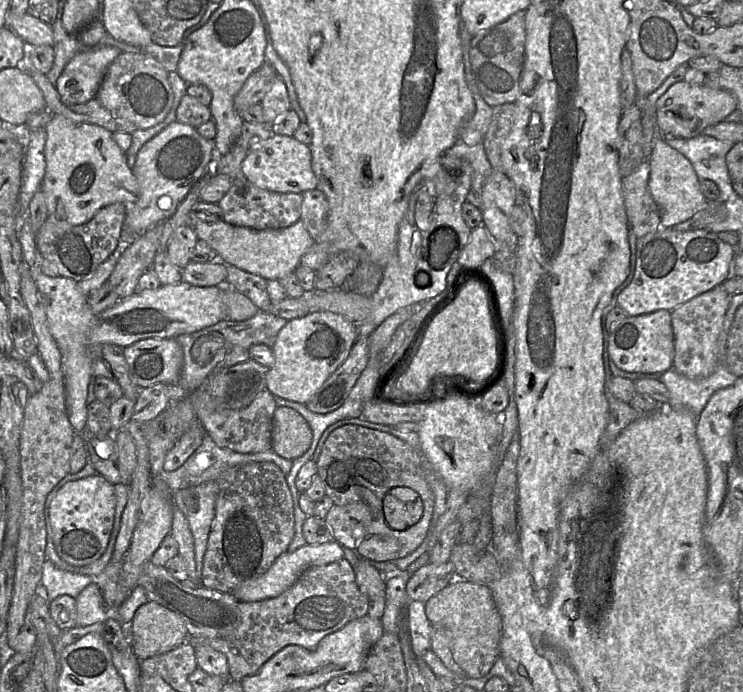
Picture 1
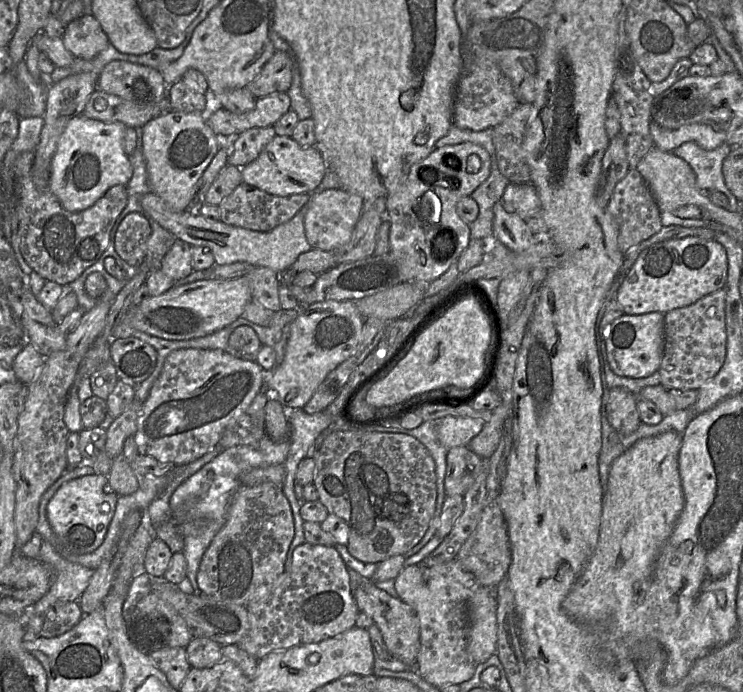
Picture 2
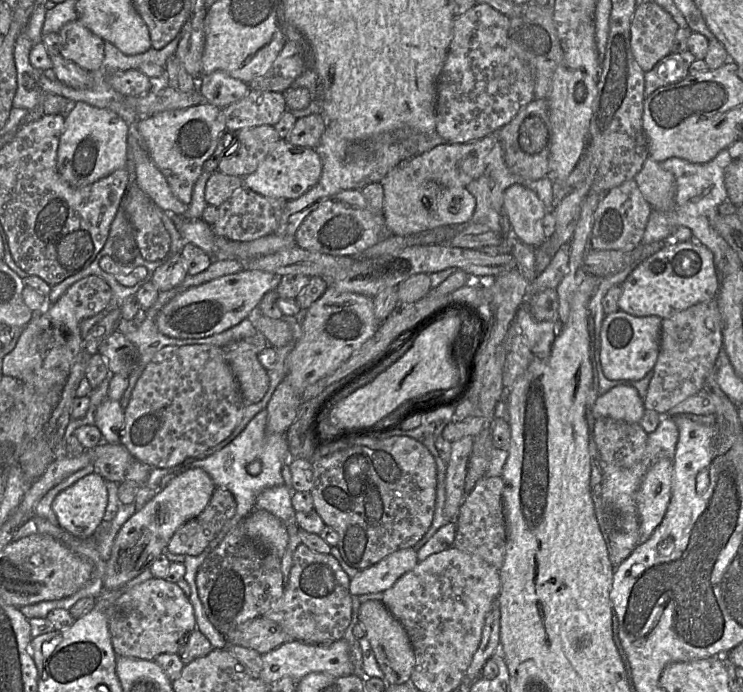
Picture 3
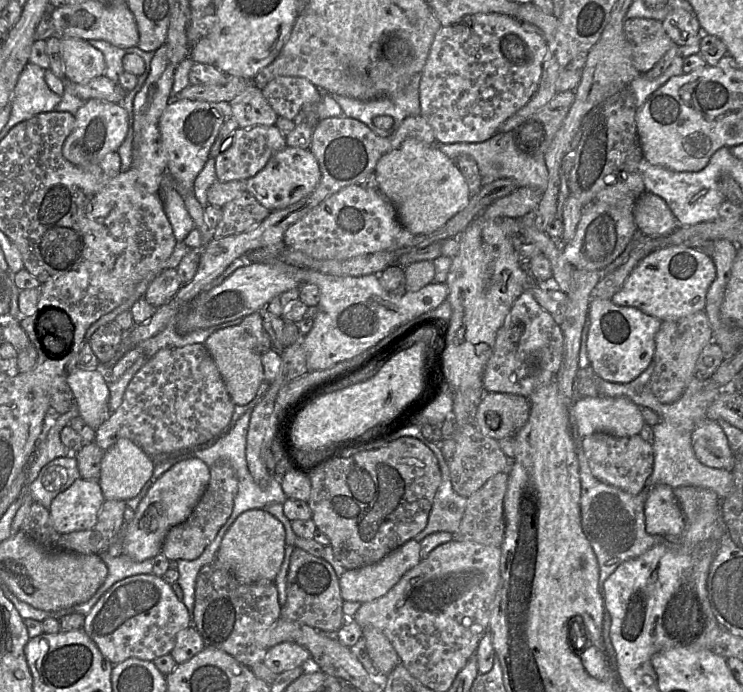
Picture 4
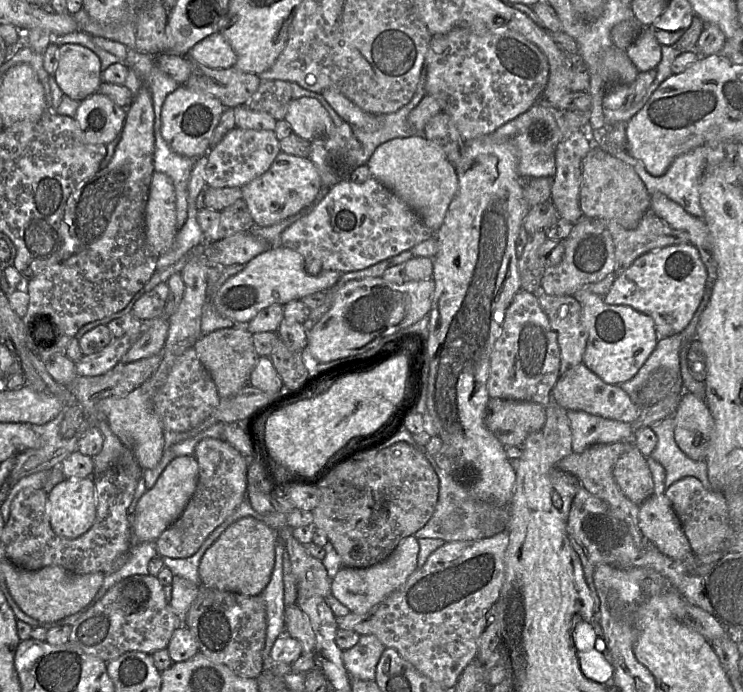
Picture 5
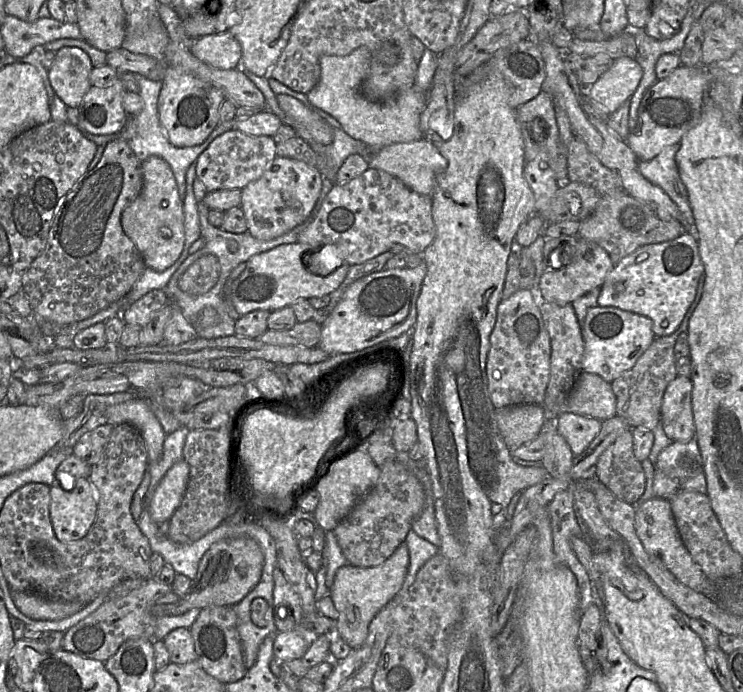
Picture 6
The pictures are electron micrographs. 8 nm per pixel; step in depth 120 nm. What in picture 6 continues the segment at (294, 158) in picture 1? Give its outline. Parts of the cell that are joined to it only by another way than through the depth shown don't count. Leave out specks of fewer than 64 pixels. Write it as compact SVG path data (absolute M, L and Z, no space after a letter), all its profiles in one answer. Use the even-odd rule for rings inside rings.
M276 156L263 175L243 188L241 205L248 232L259 240L272 240L303 223L311 214L322 189L318 169L300 160Z

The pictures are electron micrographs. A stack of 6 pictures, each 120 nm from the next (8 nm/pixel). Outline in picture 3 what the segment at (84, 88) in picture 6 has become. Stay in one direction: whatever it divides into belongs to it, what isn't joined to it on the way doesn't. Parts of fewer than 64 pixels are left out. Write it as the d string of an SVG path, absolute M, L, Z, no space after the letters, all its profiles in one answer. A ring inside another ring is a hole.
M70 21L60 32L60 54L93 72L100 68L104 59L104 40L85 27L80 21Z

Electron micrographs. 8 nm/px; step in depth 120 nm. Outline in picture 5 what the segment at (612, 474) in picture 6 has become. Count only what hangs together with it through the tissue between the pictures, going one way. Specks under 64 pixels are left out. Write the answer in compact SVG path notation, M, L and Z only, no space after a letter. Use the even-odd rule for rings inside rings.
M635 444L616 462L614 478L623 494L632 502L641 505L655 493L655 483L645 457Z

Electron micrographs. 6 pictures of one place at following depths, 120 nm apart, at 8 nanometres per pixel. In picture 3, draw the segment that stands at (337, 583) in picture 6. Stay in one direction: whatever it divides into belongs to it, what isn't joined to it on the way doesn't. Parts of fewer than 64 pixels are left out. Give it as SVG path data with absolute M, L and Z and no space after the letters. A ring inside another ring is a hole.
M411 548L397 550L376 564L360 570L350 580L349 591L353 596L384 592L419 562L417 551Z

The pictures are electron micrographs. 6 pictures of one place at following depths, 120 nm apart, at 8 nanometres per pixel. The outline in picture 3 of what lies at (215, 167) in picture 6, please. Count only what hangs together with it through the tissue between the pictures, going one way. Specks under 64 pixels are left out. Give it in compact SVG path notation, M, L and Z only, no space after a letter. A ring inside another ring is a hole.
M271 125L242 129L233 135L233 144L220 160L217 171L242 178L255 172L281 139Z

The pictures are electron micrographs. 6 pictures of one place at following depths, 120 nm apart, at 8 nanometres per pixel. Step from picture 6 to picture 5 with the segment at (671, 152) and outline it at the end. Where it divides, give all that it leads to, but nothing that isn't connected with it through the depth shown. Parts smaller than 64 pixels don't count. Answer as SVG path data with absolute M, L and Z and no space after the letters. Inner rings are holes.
M704 144L697 147L685 154L682 154L675 158L668 170L662 176L654 176L650 174L645 166L636 158L632 157L629 152L624 155L620 155L620 159L627 162L633 167L635 172L641 178L650 194L655 192L661 192L669 199L678 203L689 214L697 218L703 218L704 211L700 204L700 184L707 166L707 155L712 148L716 147L716 144Z

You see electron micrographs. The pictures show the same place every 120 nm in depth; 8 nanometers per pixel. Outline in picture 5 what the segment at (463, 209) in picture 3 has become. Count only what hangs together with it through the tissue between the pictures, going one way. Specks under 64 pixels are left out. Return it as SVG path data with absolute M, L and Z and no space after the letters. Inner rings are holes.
M423 134L389 140L375 149L367 165L372 177L401 198L436 232L443 224L448 207L458 189L455 166Z

